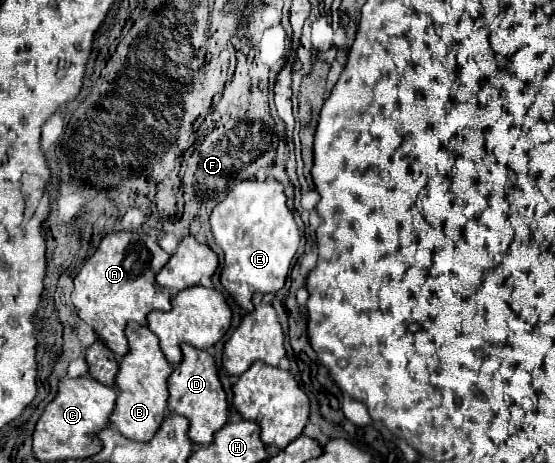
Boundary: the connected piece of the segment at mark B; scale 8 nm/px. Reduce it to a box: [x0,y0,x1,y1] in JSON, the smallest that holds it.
[110,323,172,443]

